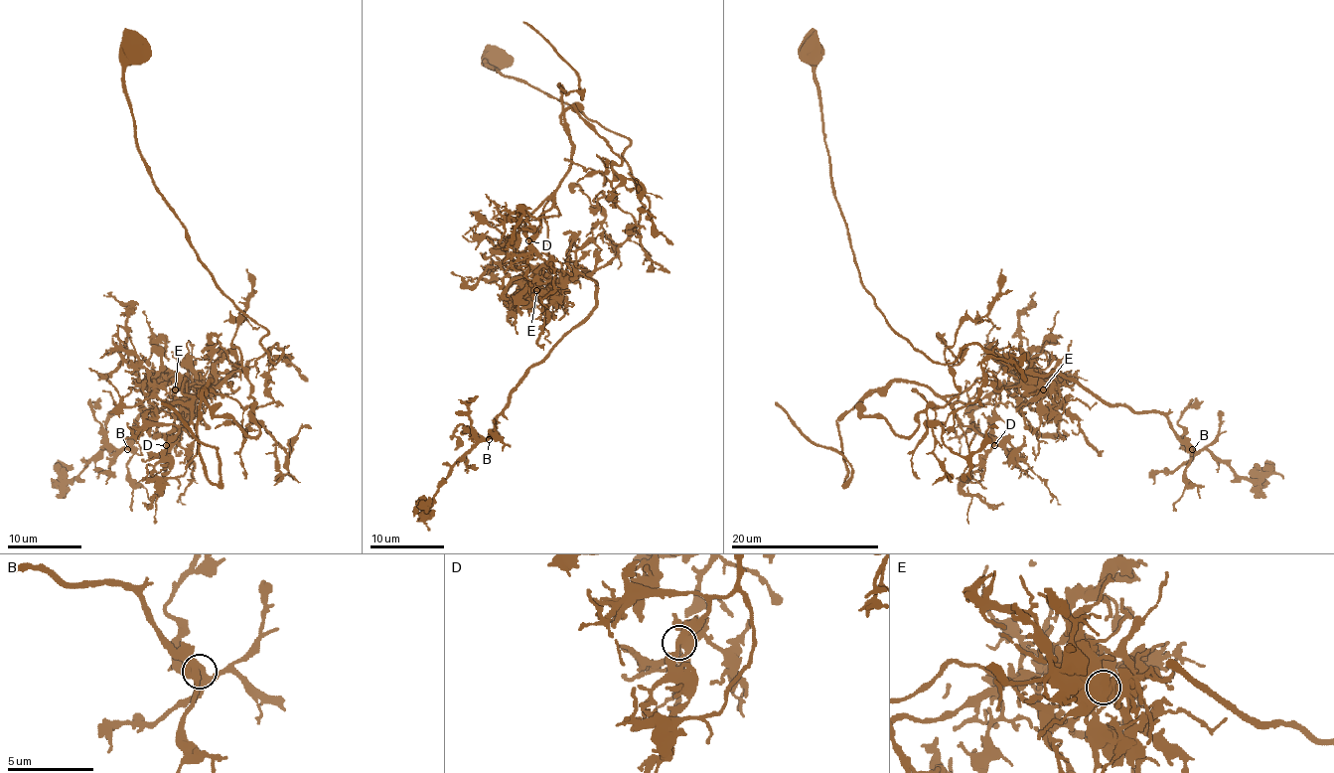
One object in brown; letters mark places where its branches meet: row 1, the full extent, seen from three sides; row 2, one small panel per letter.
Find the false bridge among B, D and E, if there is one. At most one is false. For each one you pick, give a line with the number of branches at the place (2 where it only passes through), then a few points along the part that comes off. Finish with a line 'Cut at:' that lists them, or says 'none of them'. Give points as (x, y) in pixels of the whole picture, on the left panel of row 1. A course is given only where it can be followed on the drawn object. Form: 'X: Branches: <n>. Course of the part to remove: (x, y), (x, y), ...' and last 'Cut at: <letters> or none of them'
E: Branches: 3. Course of the part to remove: (175, 389), (174, 404), (185, 379), (187, 395), (211, 381), (211, 412), (258, 434), (232, 344), (245, 269)
Cut at: E

